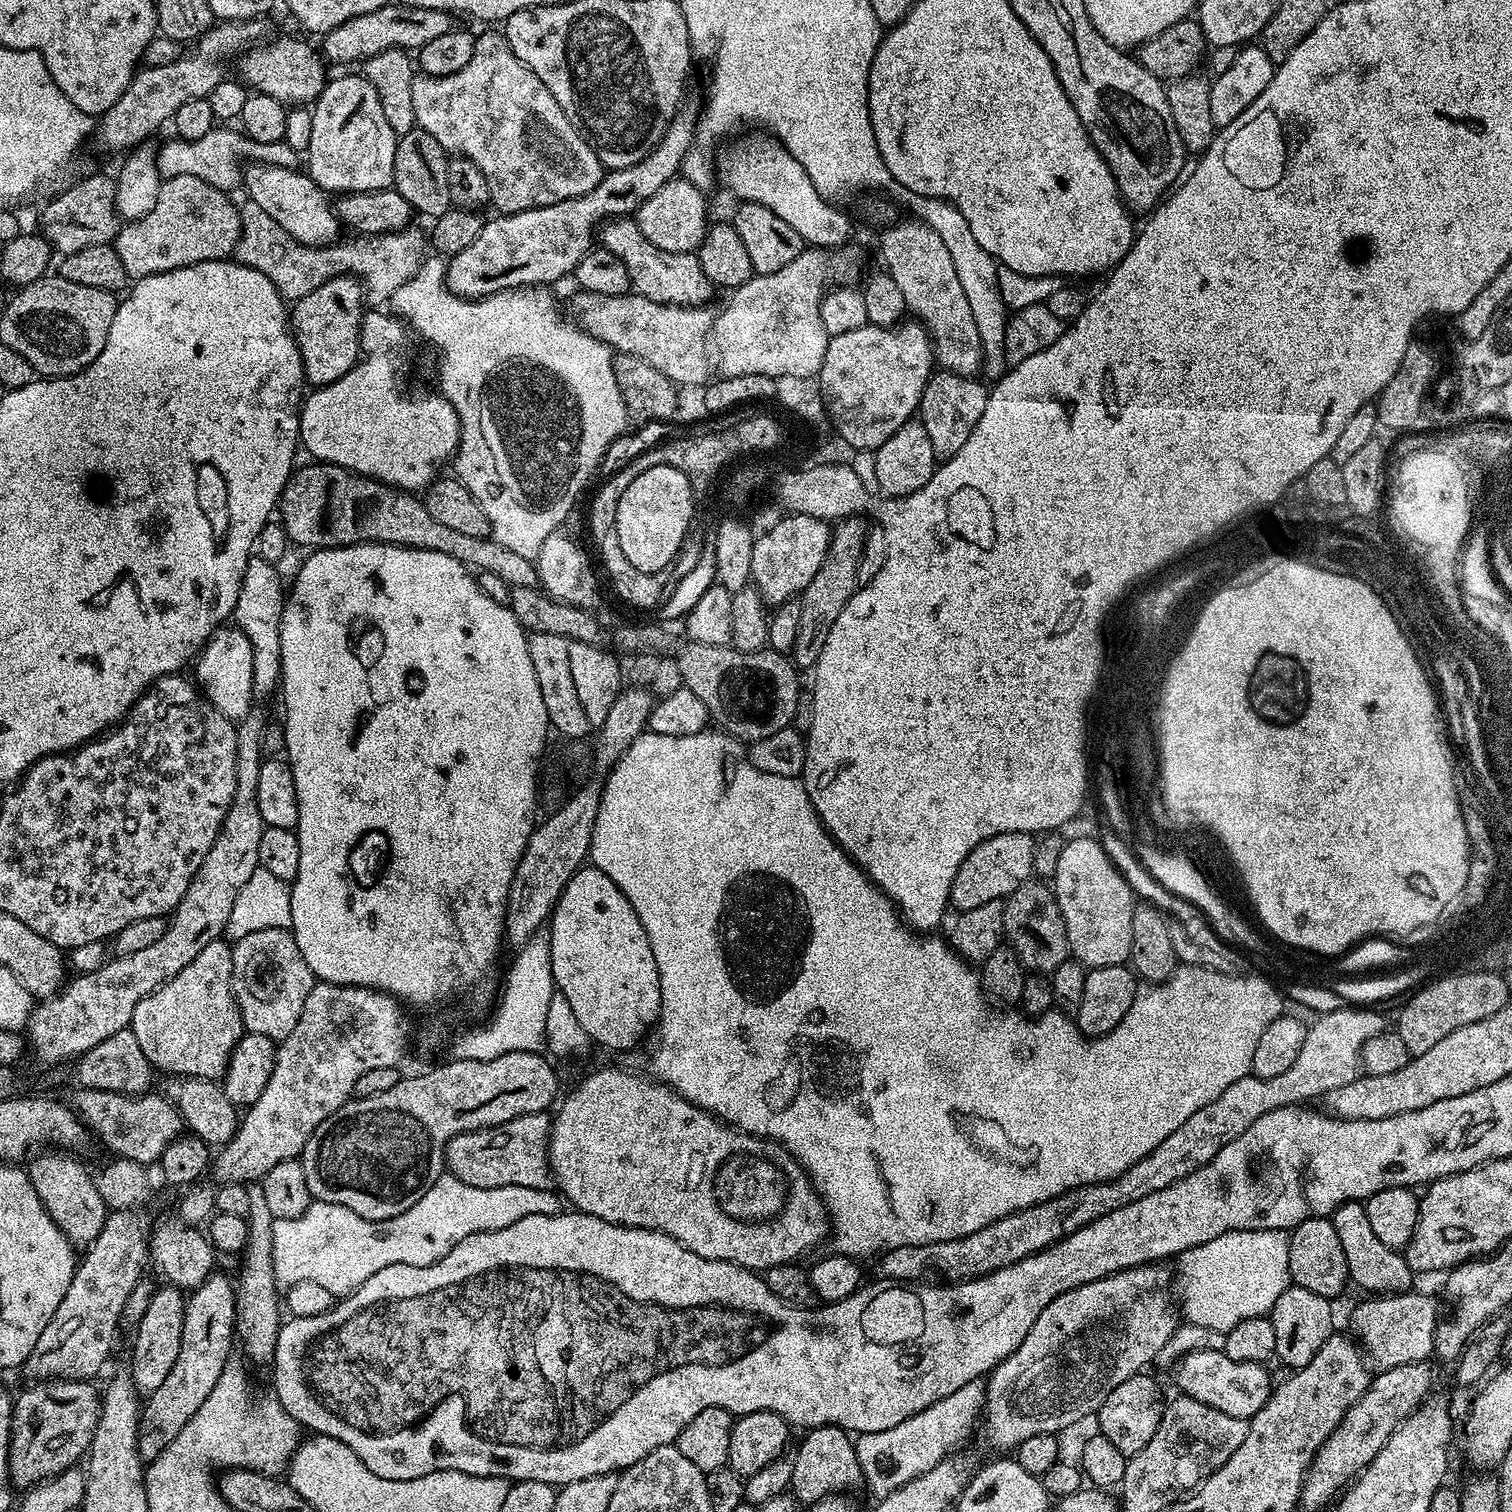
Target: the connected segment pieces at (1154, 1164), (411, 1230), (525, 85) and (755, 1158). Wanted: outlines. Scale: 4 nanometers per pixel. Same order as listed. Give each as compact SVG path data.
M1345 1006L1314 1020L1308 1024L1308 1041L1302 1046L1297 1060L1284 1073L1274 1078L1258 1078L1251 1074L1238 1078L1238 1082L1234 1082L1234 1086L1226 1086L1214 1102L1202 1106L1202 1110L1194 1110L1194 1114L1190 1114L1190 1118L1186 1118L1170 1138L1158 1142L1146 1158L1134 1162L1134 1166L1130 1166L1130 1170L1118 1179L1069 1188L1053 1200L1014 1210L1010 1215L982 1226L982 1230L974 1230L974 1234L946 1242L890 1248L879 1257L879 1275L892 1282L920 1282L927 1277L924 1275L928 1271L944 1282L988 1276L994 1270L1002 1270L1049 1248L1091 1220L1102 1218L1122 1206L1130 1206L1130 1202L1138 1202L1138 1198L1146 1198L1146 1194L1154 1194L1154 1190L1166 1190L1166 1186L1194 1174L1194 1170L1206 1166L1206 1162L1210 1162L1226 1142L1234 1142L1238 1134L1250 1130L1262 1114L1290 1104L1300 1106L1312 1102L1315 1096L1316 1099L1322 1098L1330 1090L1338 1090L1338 1086L1354 1082L1362 1072L1360 1055L1366 1042L1385 1031L1383 1018L1368 1006Z
M450 1174L434 1182L410 1210L383 1222L358 1218L346 1206L318 1200L298 1218L272 1221L274 1274L277 1285L313 1279L326 1286L333 1297L343 1298L386 1266L430 1266L470 1234L502 1230L502 1226L511 1226L518 1218L530 1218L530 1214L559 1216L561 1211L562 1200L555 1191L530 1190L526 1186L482 1190L466 1186Z
M500 30L479 33L476 36L474 58L470 58L470 62L466 62L466 66L462 66L462 70L458 70L458 74L450 74L449 76L417 74L414 78L414 112L418 127L426 130L426 134L430 134L433 138L438 138L438 142L443 146L445 152L453 157L466 157L470 162L474 162L474 166L478 166L478 170L482 170L482 174L486 174L488 199L491 207L496 207L495 211L500 214L541 208L542 206L550 206L554 202L566 202L575 196L590 194L590 190L594 190L594 186L598 186L598 182L602 182L606 171L604 164L600 161L600 153L592 147L586 139L585 133L581 132L579 128L575 128L570 122L570 118L566 118L566 114L562 110L562 106L558 106L554 94L550 94L550 90L546 90L542 78L538 78L538 74L531 72L512 53L508 40L504 37L503 31Z
M600 1068L597 1072L590 1073L565 1100L563 1097L559 1101L560 1113L551 1117L552 1133L548 1135L548 1164L552 1167L552 1179L555 1187L559 1189L567 1203L568 1200L572 1203L569 1205L575 1211L585 1212L586 1215L594 1218L602 1218L602 1222L661 1232L674 1238L682 1246L686 1246L691 1252L702 1258L730 1262L753 1270L767 1270L779 1264L791 1264L799 1261L801 1259L799 1256L806 1255L815 1244L820 1244L823 1240L825 1243L829 1239L828 1210L824 1207L824 1202L816 1193L816 1189L813 1188L808 1173L797 1162L796 1157L791 1156L776 1141L763 1140L761 1136L752 1136L748 1132L740 1131L739 1128L733 1128L731 1124L725 1124L711 1112L694 1106L668 1085L645 1076L635 1076L634 1073L623 1072L620 1068Z

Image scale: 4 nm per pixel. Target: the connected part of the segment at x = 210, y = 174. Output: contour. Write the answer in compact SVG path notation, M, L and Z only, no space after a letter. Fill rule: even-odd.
M217 126L210 130L210 134L202 134L202 138L197 140L182 140L179 138L171 138L164 145L159 145L156 153L156 165L160 171L161 177L167 178L177 176L178 174L194 174L194 178L202 178L202 182L210 182L210 186L222 188L225 190L239 189L242 184L242 167L240 163L243 160L247 162L255 162L257 164L273 164L274 166L282 166L283 168L296 168L298 162L298 154L290 145L284 143L283 140L278 142L270 142L263 144L262 142L253 142L244 135L243 131L235 130L231 132L231 127Z

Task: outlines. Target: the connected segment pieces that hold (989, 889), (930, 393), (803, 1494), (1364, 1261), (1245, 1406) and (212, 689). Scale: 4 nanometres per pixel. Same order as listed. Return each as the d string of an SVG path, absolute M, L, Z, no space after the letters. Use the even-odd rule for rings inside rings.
M1007 832L998 834L970 850L958 866L958 874L954 874L954 882L950 886L949 905L957 913L974 910L974 906L982 906L986 902L1004 900L1018 886L1033 879L1035 852L1037 841L1030 832Z
M936 370L928 377L920 399L918 419L926 434L930 434L930 446L934 446L937 458L947 458L962 450L974 426L978 426L982 410L986 410L989 391L989 385L976 376L959 376L953 372Z
M827 1424L805 1431L803 1436L800 1449L791 1457L794 1462L794 1478L790 1489L791 1495L801 1505L811 1506L819 1500L825 1500L827 1496L847 1493L847 1488L861 1483L858 1454L855 1453L855 1443L849 1433Z
M1351 1200L1333 1210L1330 1217L1338 1239L1342 1241L1342 1250L1346 1254L1348 1278L1353 1285L1364 1291L1364 1294L1395 1294L1407 1292L1413 1287L1414 1274L1406 1262L1403 1251L1386 1246L1378 1234L1370 1226L1370 1218L1366 1218L1364 1204Z
M1198 1350L1177 1360L1174 1365L1176 1384L1183 1395L1194 1398L1214 1410L1222 1410L1222 1414L1230 1414L1230 1418L1242 1418L1251 1421L1262 1406L1270 1398L1274 1380L1268 1377L1267 1367L1254 1362L1234 1362L1234 1358L1226 1358L1226 1354L1214 1350Z
M221 626L213 631L208 643L200 649L195 657L198 685L205 700L208 700L226 719L239 722L253 711L254 697L252 679L254 678L254 654L246 634L235 626Z

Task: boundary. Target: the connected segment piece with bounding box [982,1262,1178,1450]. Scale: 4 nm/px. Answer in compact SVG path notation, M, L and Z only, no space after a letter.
M1160 1262L1139 1264L1136 1268L1127 1268L1121 1272L1115 1272L1113 1276L1071 1288L1069 1292L1064 1292L1050 1301L1046 1310L1042 1310L1042 1314L1038 1314L1038 1322L1034 1322L1034 1326L1030 1326L1030 1334L1026 1334L1026 1338L1022 1338L1022 1346L1018 1346L1018 1350L1014 1350L1014 1354L1007 1356L986 1377L982 1426L984 1424L984 1440L990 1447L1015 1450L1020 1447L1022 1442L1026 1442L1026 1438L1034 1438L1038 1434L1060 1434L1063 1428L1072 1428L1079 1420L1084 1420L1087 1416L1095 1417L1100 1411L1106 1394L1110 1390L1114 1390L1114 1386L1122 1386L1122 1382L1126 1382L1126 1378L1141 1375L1147 1369L1144 1367L1155 1361L1158 1350L1162 1350L1162 1346L1166 1344L1166 1338L1170 1338L1170 1334L1174 1334L1178 1323L1177 1309L1174 1307L1173 1301L1172 1304L1168 1301L1168 1292L1164 1289L1167 1284L1168 1287L1170 1284L1169 1269L1167 1272L1164 1267L1165 1265Z

